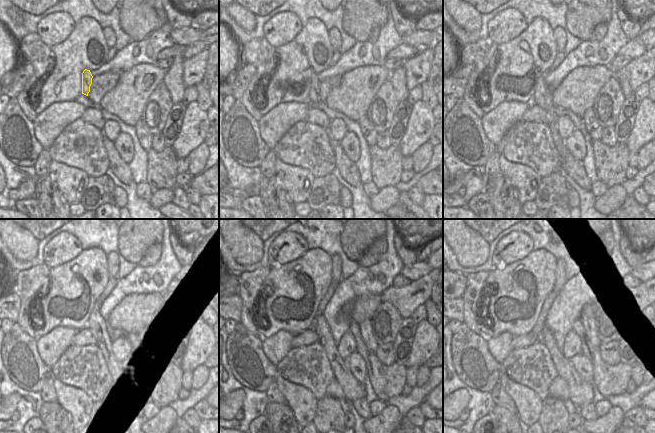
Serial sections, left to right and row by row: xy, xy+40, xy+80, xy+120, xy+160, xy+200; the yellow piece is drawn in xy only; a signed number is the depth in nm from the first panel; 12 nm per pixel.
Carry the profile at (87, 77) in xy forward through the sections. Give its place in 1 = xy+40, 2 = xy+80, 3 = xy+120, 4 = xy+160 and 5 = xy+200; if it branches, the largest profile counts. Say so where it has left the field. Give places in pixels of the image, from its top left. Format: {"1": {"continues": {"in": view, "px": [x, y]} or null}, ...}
{"1": {"continues": {"in": "xy+40", "px": [314, 92]}}, "2": {"continues": {"in": "xy+80", "px": [542, 97]}}, "3": {"continues": {"in": "xy+120", "px": [96, 323]}}, "4": {"continues": {"in": "xy+160", "px": [353, 390]}}, "5": {"continues": {"in": "xy+200", "px": [580, 392]}}}

